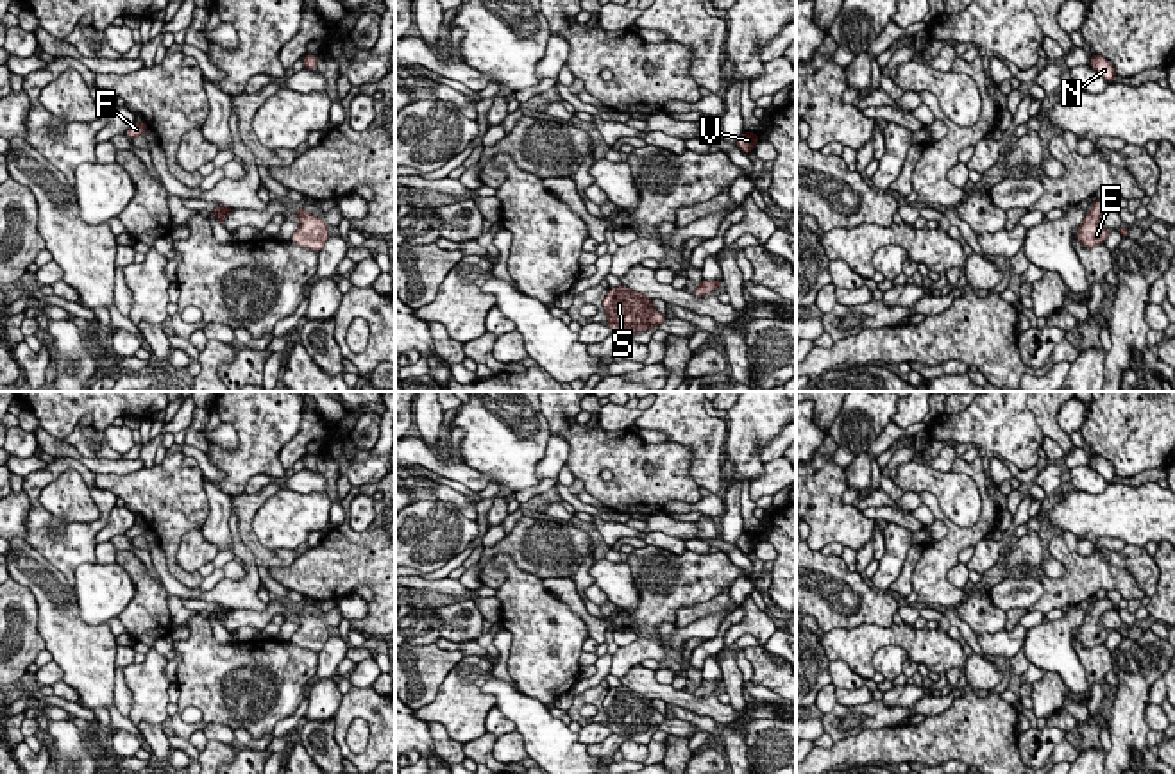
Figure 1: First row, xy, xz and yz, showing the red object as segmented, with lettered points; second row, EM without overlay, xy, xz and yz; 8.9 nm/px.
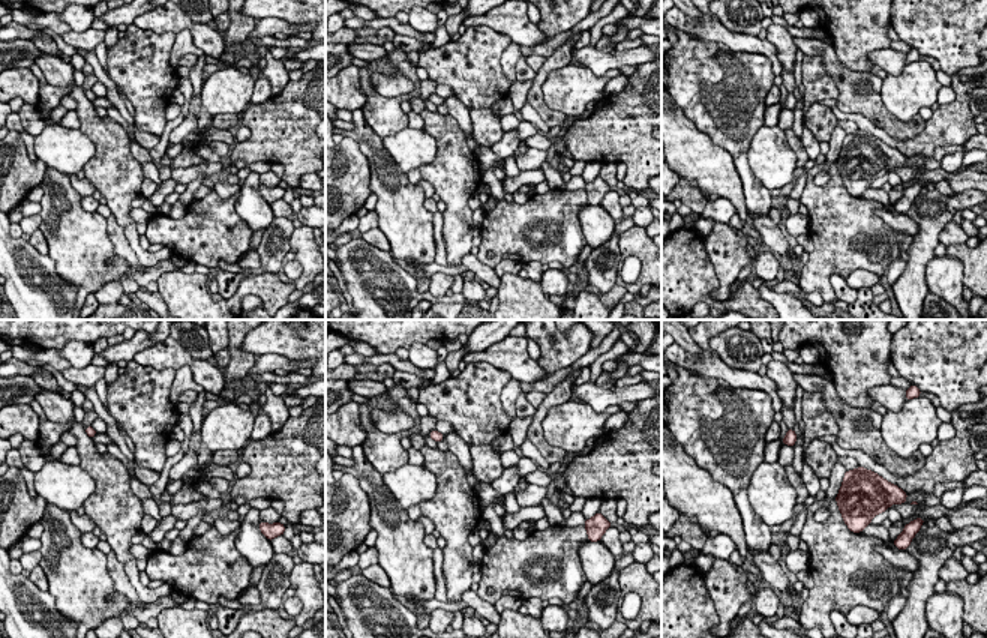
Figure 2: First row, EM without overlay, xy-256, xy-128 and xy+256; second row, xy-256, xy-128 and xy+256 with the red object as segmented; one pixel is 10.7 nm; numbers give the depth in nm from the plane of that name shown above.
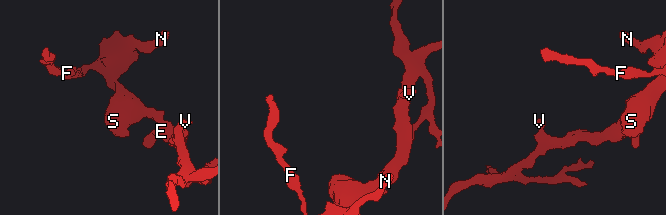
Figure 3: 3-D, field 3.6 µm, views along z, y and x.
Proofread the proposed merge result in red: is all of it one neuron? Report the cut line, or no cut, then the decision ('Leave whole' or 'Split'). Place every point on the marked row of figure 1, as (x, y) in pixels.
No split. Leave whole

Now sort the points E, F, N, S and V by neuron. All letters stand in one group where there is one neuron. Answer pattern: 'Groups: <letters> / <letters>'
Groups: E F N S V

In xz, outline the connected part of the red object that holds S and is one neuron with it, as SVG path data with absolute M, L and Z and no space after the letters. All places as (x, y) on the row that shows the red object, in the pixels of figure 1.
M622 284L608 290L603 307L612 332L628 334L630 338L667 320L667 316L653 307L649 297Z

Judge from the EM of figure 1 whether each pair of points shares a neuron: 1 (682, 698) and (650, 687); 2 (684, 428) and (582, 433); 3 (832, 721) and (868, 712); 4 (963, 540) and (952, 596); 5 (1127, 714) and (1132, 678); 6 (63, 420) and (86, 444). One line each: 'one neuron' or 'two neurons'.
1: one neuron
2: two neurons
3: one neuron
4: one neuron
5: one neuron
6: two neurons

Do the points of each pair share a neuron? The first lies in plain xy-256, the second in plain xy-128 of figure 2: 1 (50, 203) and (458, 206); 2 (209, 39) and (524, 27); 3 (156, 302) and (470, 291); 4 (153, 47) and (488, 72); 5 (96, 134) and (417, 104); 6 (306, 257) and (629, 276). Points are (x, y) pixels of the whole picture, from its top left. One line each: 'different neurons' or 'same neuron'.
1: different neurons
2: same neuron
3: same neuron
4: same neuron
5: different neurons
6: different neurons

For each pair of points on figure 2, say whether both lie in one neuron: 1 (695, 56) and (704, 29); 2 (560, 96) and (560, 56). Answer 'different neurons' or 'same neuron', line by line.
1: different neurons
2: different neurons

